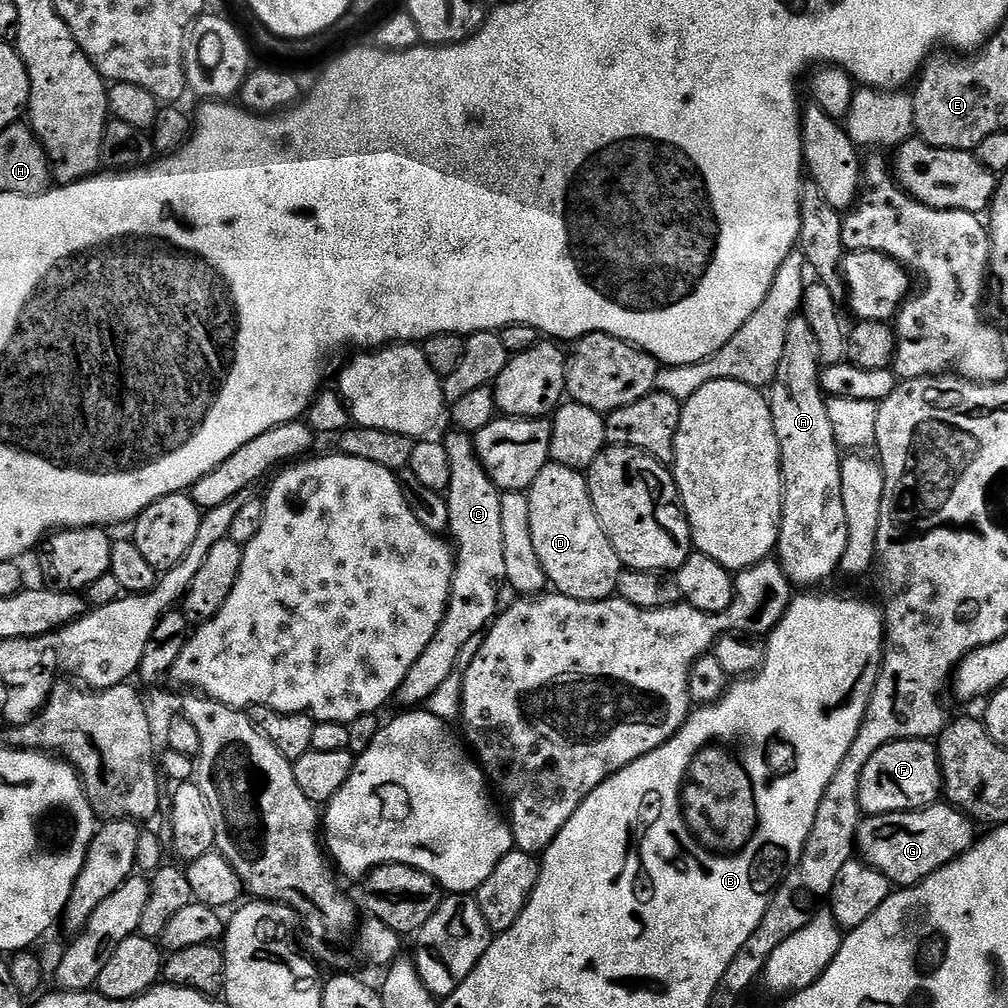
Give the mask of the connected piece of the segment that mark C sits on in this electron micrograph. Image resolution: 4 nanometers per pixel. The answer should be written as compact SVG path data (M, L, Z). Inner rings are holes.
M451 430L445 436L442 436L442 443L446 446L446 454L450 454L450 486L447 490L448 505L450 506L450 526L448 532L454 541L454 555L456 558L456 569L452 575L452 589L448 599L448 609L434 634L430 638L430 646L418 654L418 662L410 666L402 686L398 686L394 697L395 703L404 705L405 709L412 710L417 706L423 705L458 670L458 654L466 647L466 642L470 638L481 635L496 619L501 611L500 595L503 594L508 579L506 578L506 537L502 534L502 493L497 488L496 483L486 474L482 462L478 458L476 442L471 432L461 432Z

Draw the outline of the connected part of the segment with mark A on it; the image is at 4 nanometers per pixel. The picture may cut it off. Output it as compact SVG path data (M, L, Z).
M797 314L790 322L790 330L786 334L786 350L782 350L782 362L778 366L776 380L770 385L772 421L780 443L780 473L784 479L778 559L786 570L788 579L796 586L820 586L823 580L837 575L842 554L846 554L848 541L846 510L842 506L842 449L834 438L834 426L830 426L828 400L820 389L821 367L818 338L814 330L810 330L810 322L806 322L804 315Z

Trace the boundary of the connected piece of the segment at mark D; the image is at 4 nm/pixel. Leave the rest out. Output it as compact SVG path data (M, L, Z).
M550 462L542 474L534 478L527 493L530 502L530 534L534 538L534 550L538 550L538 562L542 562L542 570L546 570L548 575L549 585L559 595L579 600L607 600L615 597L622 565L610 538L602 530L602 522L598 522L585 473Z

